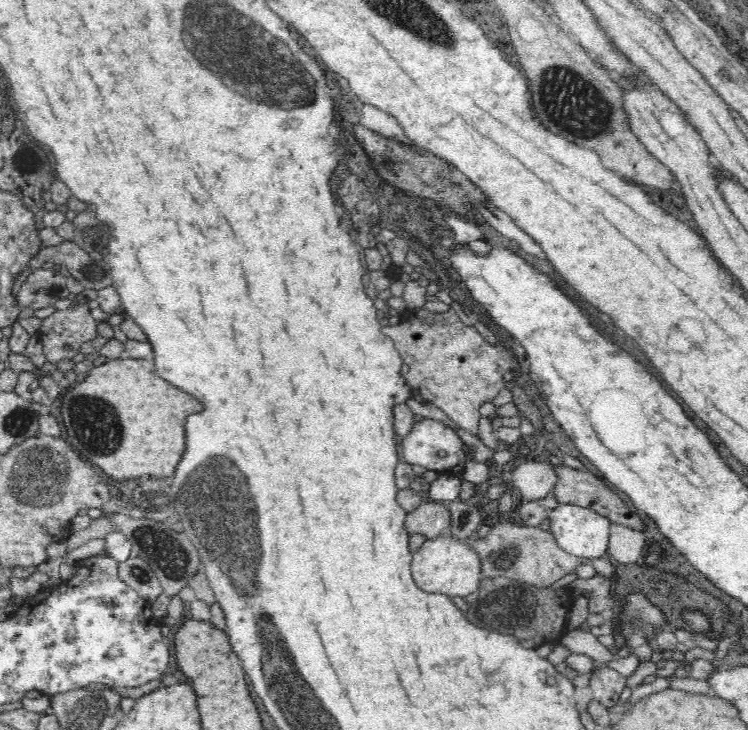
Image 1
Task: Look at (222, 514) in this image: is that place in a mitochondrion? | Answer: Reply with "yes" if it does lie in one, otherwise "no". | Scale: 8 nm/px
yes

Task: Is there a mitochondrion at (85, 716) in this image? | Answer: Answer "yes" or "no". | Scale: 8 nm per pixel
yes

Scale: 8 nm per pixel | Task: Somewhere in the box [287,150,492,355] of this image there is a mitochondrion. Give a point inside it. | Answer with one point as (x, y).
(388, 211)

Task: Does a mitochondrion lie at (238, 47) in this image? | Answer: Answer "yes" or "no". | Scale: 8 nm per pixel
yes

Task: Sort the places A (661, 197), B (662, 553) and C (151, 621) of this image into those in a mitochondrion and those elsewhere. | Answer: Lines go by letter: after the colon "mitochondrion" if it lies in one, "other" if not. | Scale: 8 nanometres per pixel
A: other
B: other
C: other

